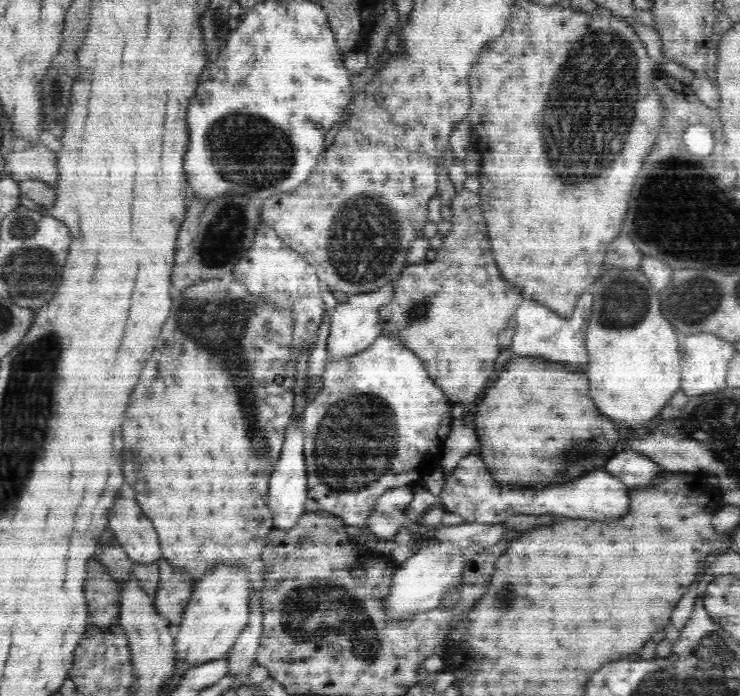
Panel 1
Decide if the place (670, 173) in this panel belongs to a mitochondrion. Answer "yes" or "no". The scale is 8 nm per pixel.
yes

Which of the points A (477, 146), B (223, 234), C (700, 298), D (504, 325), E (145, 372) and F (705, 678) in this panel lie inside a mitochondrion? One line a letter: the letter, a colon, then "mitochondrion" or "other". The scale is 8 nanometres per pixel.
A: other
B: mitochondrion
C: mitochondrion
D: other
E: other
F: mitochondrion

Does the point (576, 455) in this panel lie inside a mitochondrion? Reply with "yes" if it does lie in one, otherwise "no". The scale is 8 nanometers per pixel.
yes

